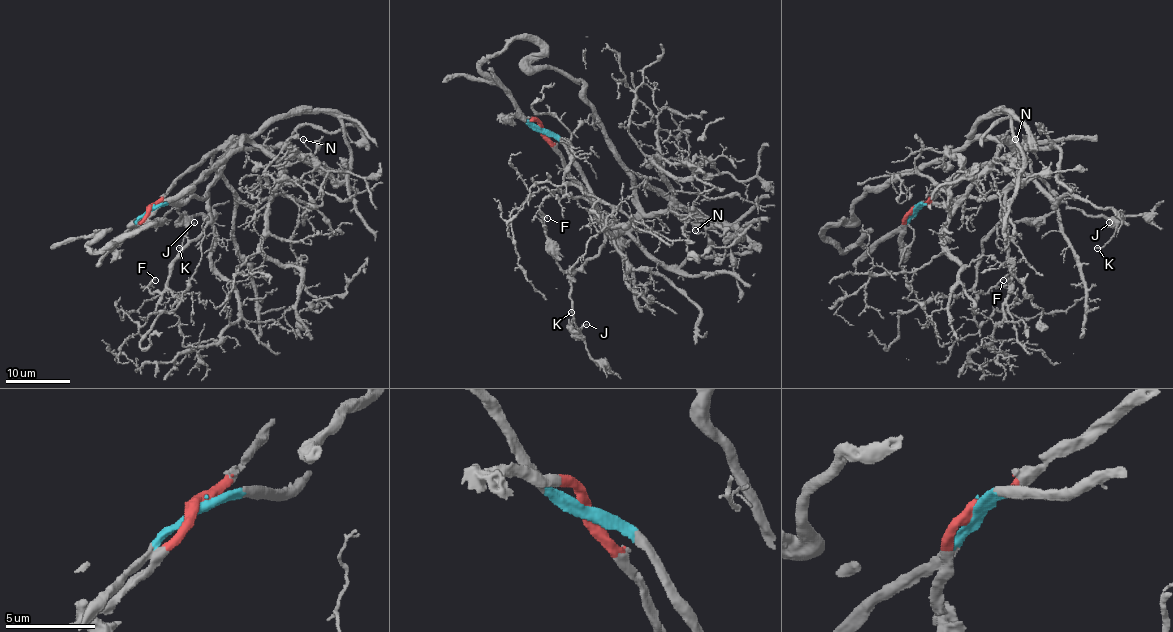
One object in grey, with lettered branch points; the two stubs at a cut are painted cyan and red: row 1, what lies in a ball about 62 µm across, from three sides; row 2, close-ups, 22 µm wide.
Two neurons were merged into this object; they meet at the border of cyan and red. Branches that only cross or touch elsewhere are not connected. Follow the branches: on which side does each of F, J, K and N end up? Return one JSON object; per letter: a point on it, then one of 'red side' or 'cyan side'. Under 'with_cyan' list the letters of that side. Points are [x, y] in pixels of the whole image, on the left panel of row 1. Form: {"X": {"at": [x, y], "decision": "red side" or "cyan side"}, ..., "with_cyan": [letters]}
{"F": {"at": [155, 280], "decision": "cyan side"}, "J": {"at": [194, 222], "decision": "red side"}, "K": {"at": [179, 248], "decision": "red side"}, "N": {"at": [303, 139], "decision": "cyan side"}, "with_cyan": ["F", "N"]}

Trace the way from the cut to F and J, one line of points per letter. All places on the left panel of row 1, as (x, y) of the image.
F: (150, 210), (206, 196), (208, 225), (174, 262), (166, 286), (151, 293), (148, 285), (154, 280)
J: (150, 209), (174, 183), (211, 153), (210, 173), (193, 184), (177, 210), (190, 226), (193, 222)

